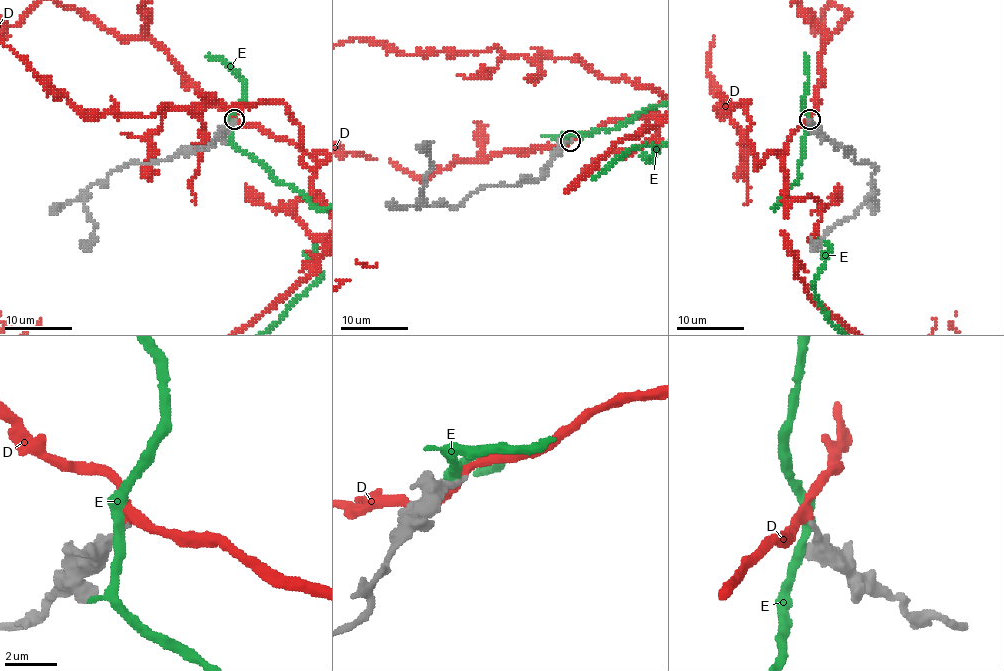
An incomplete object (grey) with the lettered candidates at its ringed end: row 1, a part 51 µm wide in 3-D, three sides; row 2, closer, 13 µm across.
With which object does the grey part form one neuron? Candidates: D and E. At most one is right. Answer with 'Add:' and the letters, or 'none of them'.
Add: D

